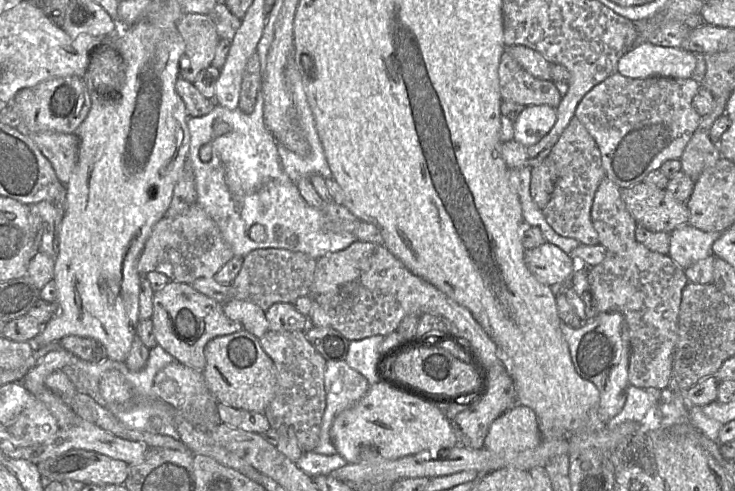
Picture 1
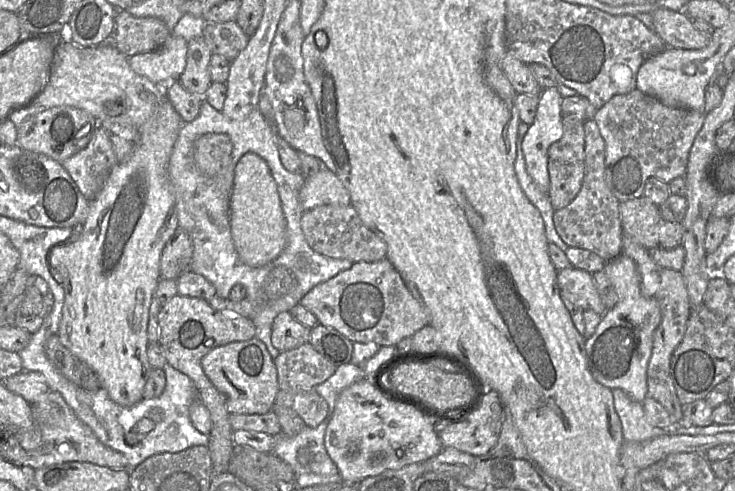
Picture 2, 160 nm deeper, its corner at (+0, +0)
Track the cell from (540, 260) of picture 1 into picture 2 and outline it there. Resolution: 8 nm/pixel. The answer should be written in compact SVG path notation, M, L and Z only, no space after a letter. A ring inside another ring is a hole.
M576 267L557 272L557 284L561 293L583 310L592 310L603 316L609 309L603 304L595 286L592 273Z

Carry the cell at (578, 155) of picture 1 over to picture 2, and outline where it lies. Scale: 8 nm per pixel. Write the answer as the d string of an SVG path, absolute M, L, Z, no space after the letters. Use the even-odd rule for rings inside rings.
M593 119L584 121L585 175L576 197L564 208L554 211L555 229L569 246L592 251L610 261L622 253L623 230L620 220L620 201L605 181L605 141Z

